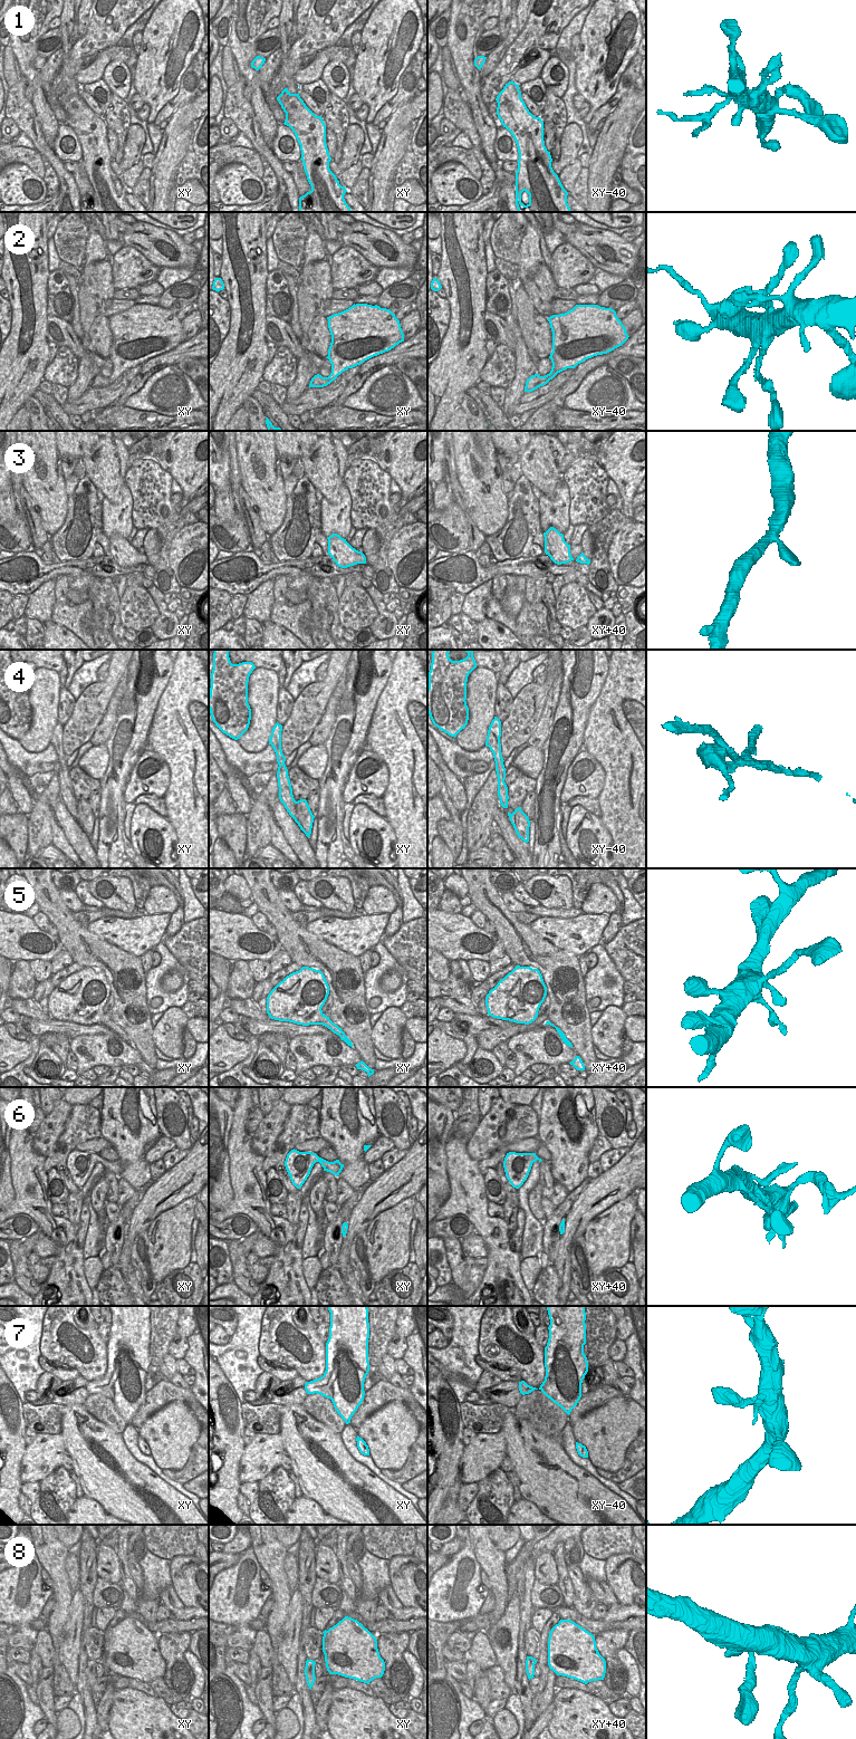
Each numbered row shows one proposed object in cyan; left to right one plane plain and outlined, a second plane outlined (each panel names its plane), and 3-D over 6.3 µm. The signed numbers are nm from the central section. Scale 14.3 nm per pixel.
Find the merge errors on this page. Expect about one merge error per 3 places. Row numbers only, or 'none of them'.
1, 4

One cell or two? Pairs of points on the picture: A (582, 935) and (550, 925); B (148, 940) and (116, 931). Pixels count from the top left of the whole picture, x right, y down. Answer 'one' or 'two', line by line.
A: one
B: one

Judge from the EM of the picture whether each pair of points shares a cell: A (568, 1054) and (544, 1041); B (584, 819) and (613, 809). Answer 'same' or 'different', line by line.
A: same
B: different

